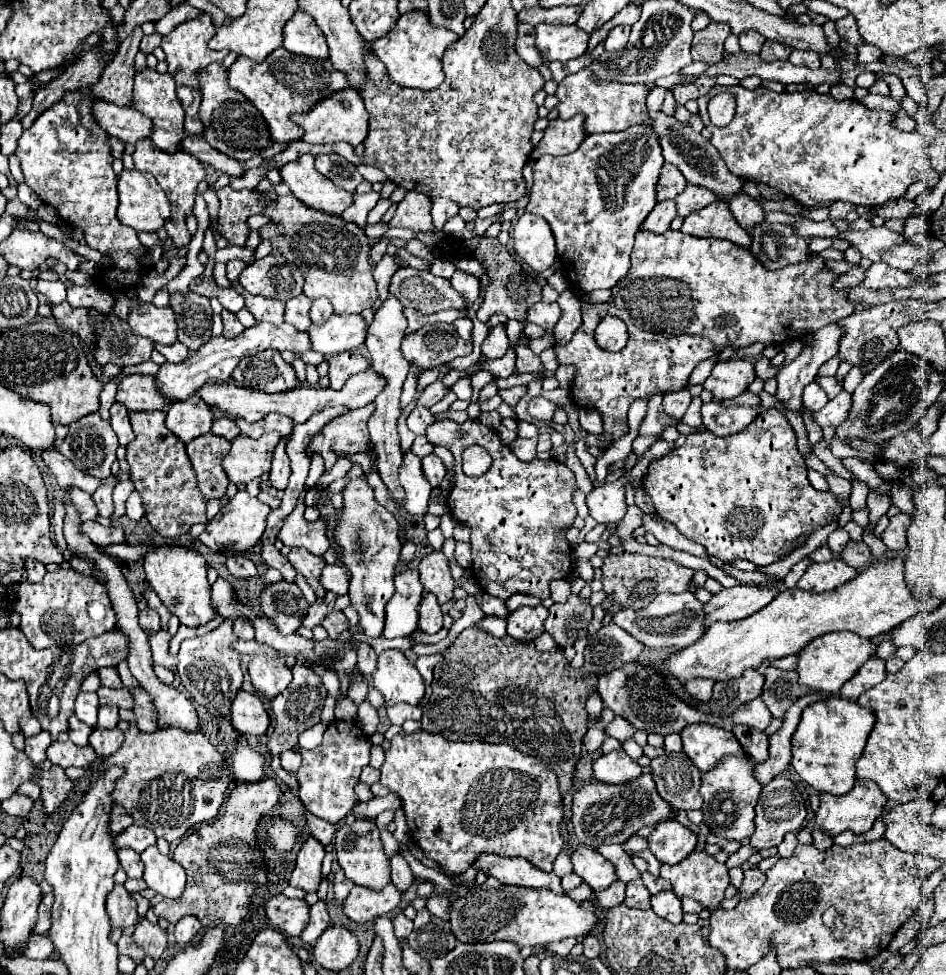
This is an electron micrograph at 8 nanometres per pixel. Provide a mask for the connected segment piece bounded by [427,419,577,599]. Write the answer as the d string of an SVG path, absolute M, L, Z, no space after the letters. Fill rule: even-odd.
M449 419L435 421L429 425L427 439L433 445L447 447L455 455L455 475L453 487L447 495L447 507L451 515L471 527L471 555L473 555L473 573L481 589L493 597L509 599L513 593L535 595L539 599L547 599L551 595L549 583L555 579L567 579L573 573L573 549L567 541L567 529L573 525L577 511L571 503L573 489L575 489L575 475L569 467L565 467L557 459L533 459L533 461L519 461L513 451L503 445L495 431L485 427L479 419L469 419L465 423L455 423ZM469 445L481 445L491 453L491 467L481 477L469 477L461 471L461 453Z

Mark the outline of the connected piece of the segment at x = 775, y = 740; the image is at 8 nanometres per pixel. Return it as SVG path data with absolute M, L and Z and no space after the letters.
M809 693L801 699L797 699L795 705L789 709L789 713L785 713L783 727L775 735L769 737L771 747L769 747L767 761L755 763L755 767L753 767L753 775L761 785L767 785L773 777L781 775L787 769L787 765L791 763L791 737L799 725L803 709L825 697L827 697L827 693Z

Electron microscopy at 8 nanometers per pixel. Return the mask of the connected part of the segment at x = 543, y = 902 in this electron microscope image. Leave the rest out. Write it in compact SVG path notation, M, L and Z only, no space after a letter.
M489 877L483 885L475 887L469 897L451 903L451 929L463 943L491 943L513 941L519 947L549 945L567 937L587 937L599 925L597 907L591 899L575 901L567 893L551 893L549 889L525 889L517 885L501 885Z

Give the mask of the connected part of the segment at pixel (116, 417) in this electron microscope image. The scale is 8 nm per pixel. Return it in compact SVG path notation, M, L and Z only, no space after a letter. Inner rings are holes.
M121 403L111 405L111 427L117 433L121 447L125 447L127 443L131 443L135 439L135 433L129 423L129 411Z

